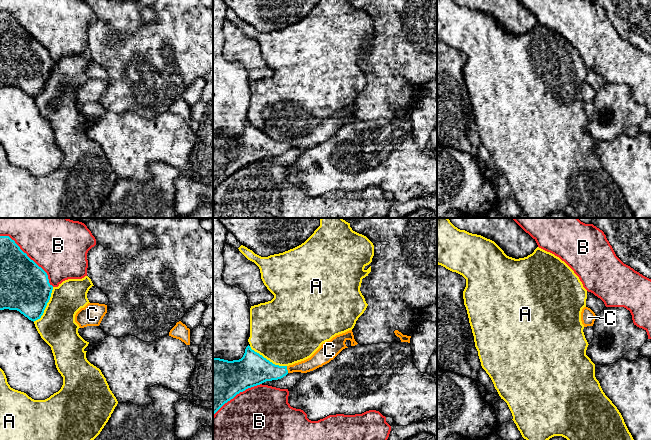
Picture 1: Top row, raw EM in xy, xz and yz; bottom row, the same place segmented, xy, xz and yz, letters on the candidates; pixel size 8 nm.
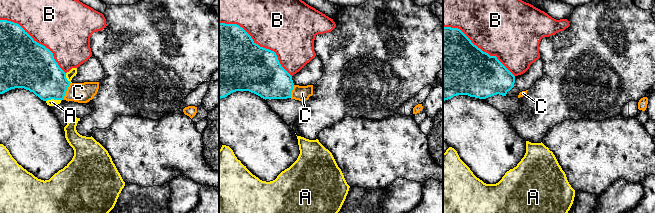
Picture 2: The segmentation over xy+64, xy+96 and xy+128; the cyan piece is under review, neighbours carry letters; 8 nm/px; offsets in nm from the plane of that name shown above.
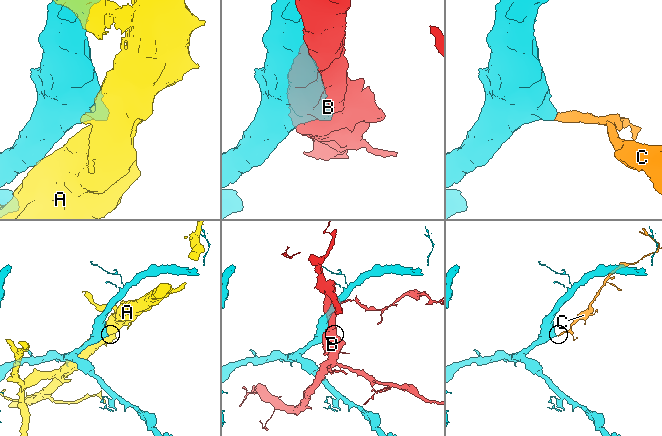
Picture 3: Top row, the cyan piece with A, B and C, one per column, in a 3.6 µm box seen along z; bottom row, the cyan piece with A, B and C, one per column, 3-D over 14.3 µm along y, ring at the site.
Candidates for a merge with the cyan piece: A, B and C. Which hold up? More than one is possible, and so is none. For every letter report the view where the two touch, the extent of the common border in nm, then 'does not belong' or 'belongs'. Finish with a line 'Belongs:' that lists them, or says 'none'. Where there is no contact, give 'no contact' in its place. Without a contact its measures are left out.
A: contact in xz; length 340 nm; does not belong
B: contact in xy; length 600 nm; does not belong
C: contact in xz; length 60 nm; belongs
Belongs: C

